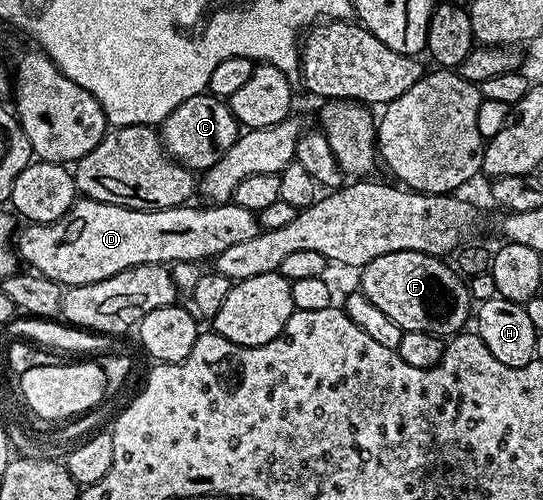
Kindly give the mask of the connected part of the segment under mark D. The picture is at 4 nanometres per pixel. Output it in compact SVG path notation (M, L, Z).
M78 198L56 222L27 223L26 229L17 233L16 251L37 275L73 286L100 282L141 264L170 266L173 260L209 261L228 250L228 246L236 246L260 231L257 215L244 210L244 206L227 202L206 208L190 207L141 212Z

